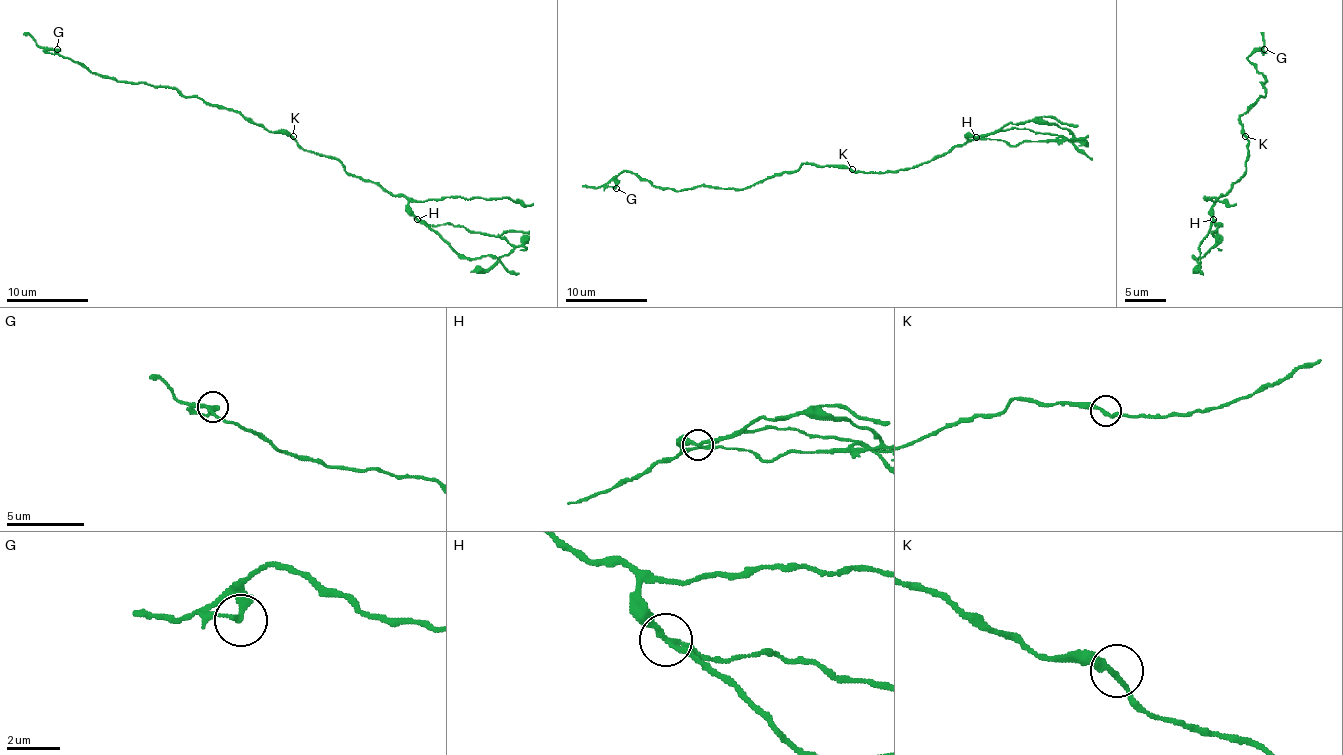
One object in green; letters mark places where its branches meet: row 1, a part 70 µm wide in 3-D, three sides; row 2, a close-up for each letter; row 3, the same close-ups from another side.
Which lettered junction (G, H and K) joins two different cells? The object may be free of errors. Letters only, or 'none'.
H

